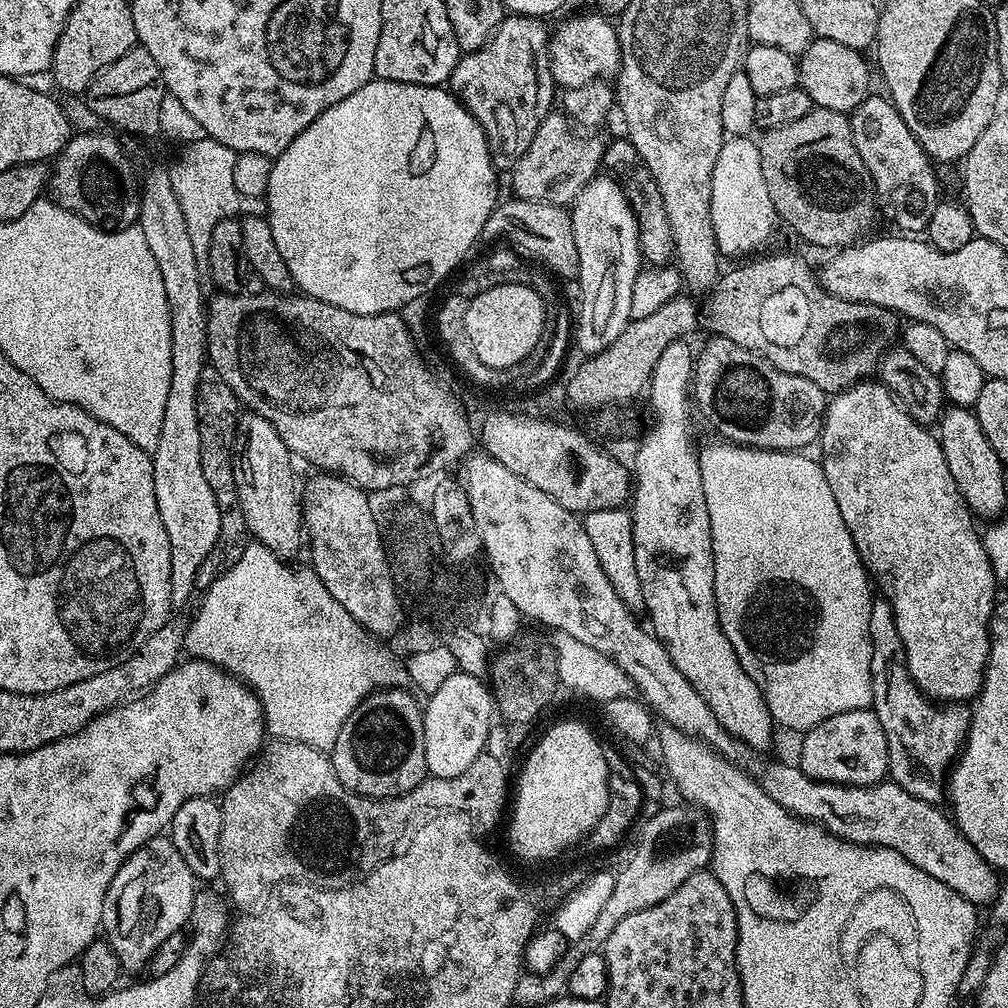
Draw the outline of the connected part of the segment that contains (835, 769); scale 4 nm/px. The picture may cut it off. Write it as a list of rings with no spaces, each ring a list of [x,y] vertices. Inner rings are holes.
[[[868,708],[834,714],[803,733],[798,766],[810,778],[831,784],[866,788],[888,776],[888,747],[882,722]]]

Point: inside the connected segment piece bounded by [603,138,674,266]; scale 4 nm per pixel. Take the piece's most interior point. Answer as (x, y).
(624, 164)

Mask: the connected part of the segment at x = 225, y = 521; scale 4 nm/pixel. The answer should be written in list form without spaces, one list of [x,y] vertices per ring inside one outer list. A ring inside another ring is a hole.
[[[205,371],[198,386],[198,426],[202,438],[202,471],[206,473],[206,482],[210,482],[210,490],[214,490],[221,509],[227,511],[220,517],[220,537],[214,550],[210,550],[202,566],[198,566],[196,586],[200,590],[208,589],[219,576],[226,574],[226,570],[230,570],[230,566],[234,566],[234,562],[242,558],[242,550],[246,550],[246,546],[250,543],[246,522],[242,518],[239,507],[233,506],[236,504],[236,483],[232,466],[234,445],[237,443],[236,421],[241,412],[242,404],[236,399],[234,390],[230,390],[230,386],[226,386],[224,379],[216,375],[215,371]]]

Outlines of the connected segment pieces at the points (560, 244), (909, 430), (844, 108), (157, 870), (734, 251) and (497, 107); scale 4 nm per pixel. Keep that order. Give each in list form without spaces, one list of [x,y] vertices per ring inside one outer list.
[[[511,199],[505,204],[504,201],[497,203],[490,218],[486,218],[486,226],[482,226],[480,240],[484,242],[505,240],[503,243],[510,246],[517,256],[521,258],[529,256],[532,262],[543,266],[553,277],[565,276],[566,279],[575,281],[580,275],[580,267],[578,266],[578,245],[574,242],[571,211],[558,204]]]
[[[872,382],[854,384],[851,388],[835,393],[828,400],[828,408],[824,411],[824,429],[820,431],[818,441],[818,448],[824,451],[822,463],[826,482],[830,482],[830,490],[834,490],[834,502],[838,502],[838,514],[842,514],[842,522],[846,522],[850,530],[850,538],[854,538],[854,546],[858,550],[860,561],[864,563],[864,568],[874,581],[879,595],[888,600],[894,610],[894,622],[898,622],[898,638],[902,638],[904,647],[903,663],[908,668],[910,678],[914,678],[914,682],[925,696],[937,702],[968,702],[980,695],[980,688],[984,684],[988,651],[992,645],[988,624],[992,620],[992,612],[998,603],[998,597],[996,597],[998,581],[990,566],[990,558],[986,554],[986,546],[978,528],[976,532],[977,521],[954,482],[954,474],[950,474],[950,466],[946,466],[946,454],[942,454],[939,439],[933,433],[931,436],[928,433],[931,431],[925,425],[910,418],[907,410],[883,384],[868,383]]]
[[[830,38],[813,39],[812,45],[798,58],[799,87],[810,94],[815,107],[851,114],[870,95],[868,87],[872,84],[872,76],[864,56],[861,49],[842,46],[842,42],[830,42]]]
[[[167,835],[148,840],[121,864],[110,882],[102,906],[103,935],[120,959],[121,969],[136,972],[170,938],[192,919],[192,903],[198,891],[198,881],[190,866],[182,862],[182,854]]]
[[[747,136],[725,139],[718,162],[714,162],[714,178],[710,186],[710,222],[714,226],[716,245],[725,257],[747,257],[760,250],[755,248],[762,247],[771,238],[772,231],[778,225],[778,217],[774,202],[770,202],[770,190],[766,190],[760,146],[755,139]]]
[[[505,15],[504,20],[494,30],[494,34],[478,50],[465,52],[454,66],[452,77],[447,82],[453,96],[463,104],[472,117],[482,126],[488,139],[488,149],[492,163],[500,170],[511,170],[526,154],[526,146],[534,142],[538,126],[553,111],[552,95],[557,95],[558,86],[552,81],[550,62],[548,61],[549,29],[544,29],[539,19],[534,16]]]

